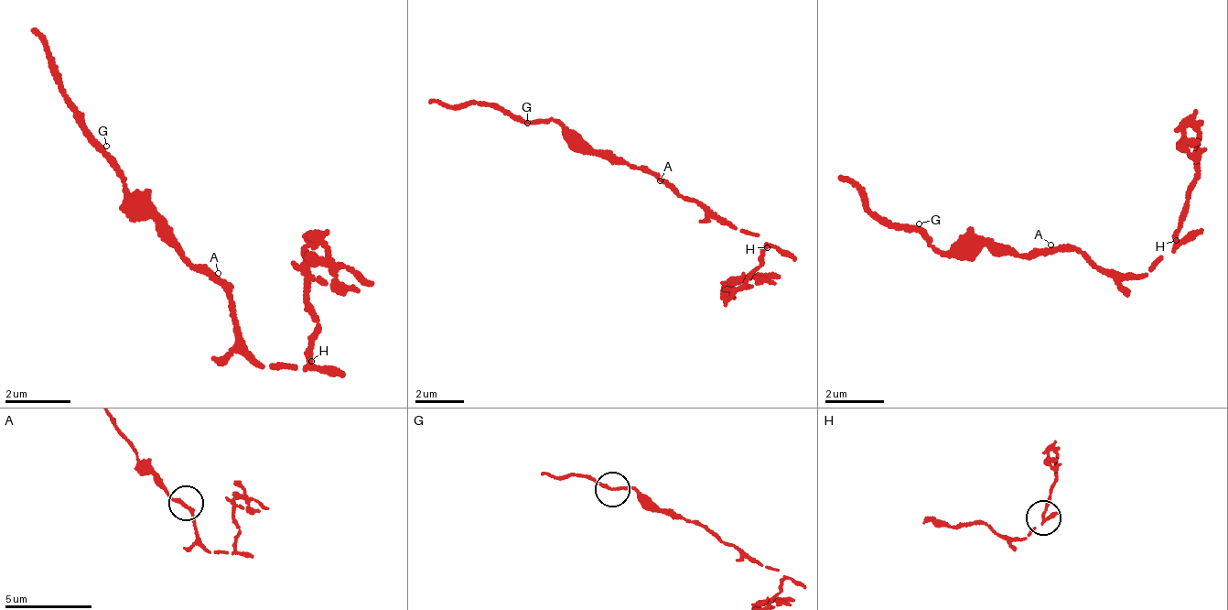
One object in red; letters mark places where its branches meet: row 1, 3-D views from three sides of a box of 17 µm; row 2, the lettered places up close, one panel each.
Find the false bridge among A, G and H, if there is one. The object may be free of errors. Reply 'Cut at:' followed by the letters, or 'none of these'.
Cut at: H

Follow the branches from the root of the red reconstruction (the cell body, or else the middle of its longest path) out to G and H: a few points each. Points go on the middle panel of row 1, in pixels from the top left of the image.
G: (657, 177), (600, 157), (581, 145), (571, 132), (546, 118), (527, 123)
H: (657, 177), (662, 178), (673, 191), (733, 220), (738, 227), (757, 234), (768, 241), (765, 243), (768, 246)

